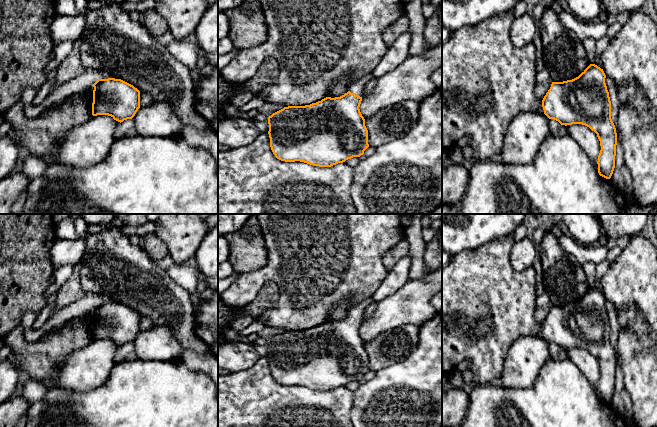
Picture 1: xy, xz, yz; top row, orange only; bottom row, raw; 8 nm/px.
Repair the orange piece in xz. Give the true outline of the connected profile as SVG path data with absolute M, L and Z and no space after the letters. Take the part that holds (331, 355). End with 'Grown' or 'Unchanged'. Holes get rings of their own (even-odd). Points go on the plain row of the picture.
M372 297L352 307L349 315L340 321L326 321L321 325L305 330L288 330L268 341L270 371L275 381L285 386L300 385L313 390L331 391L353 381L360 381L369 371L368 354L360 336L365 308L373 303Z. Grown

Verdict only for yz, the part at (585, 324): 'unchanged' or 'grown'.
grown

